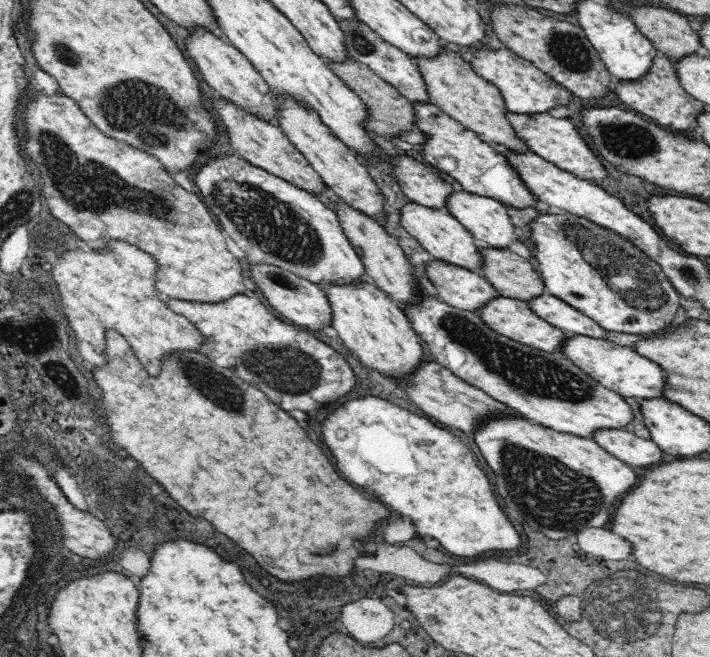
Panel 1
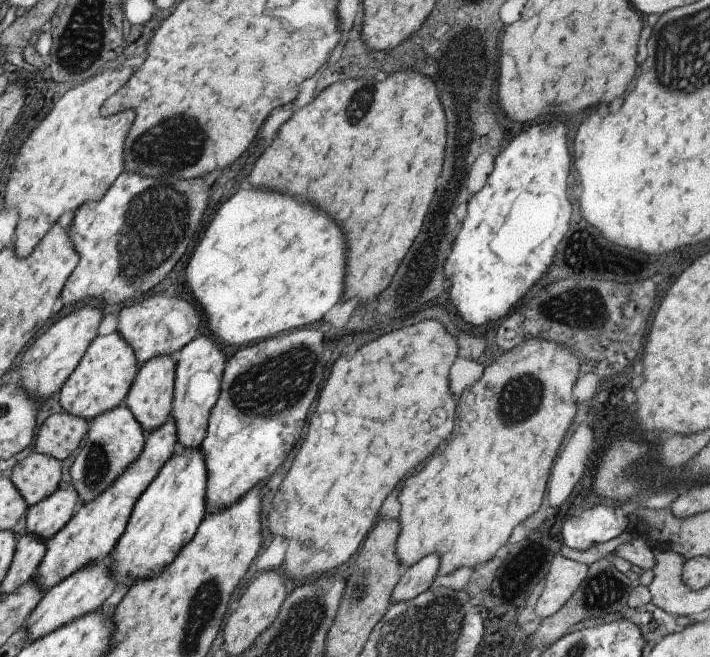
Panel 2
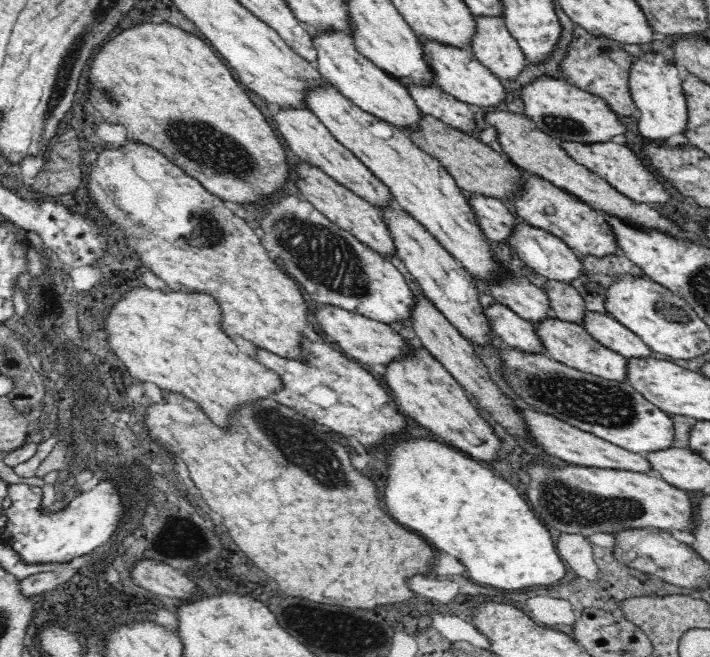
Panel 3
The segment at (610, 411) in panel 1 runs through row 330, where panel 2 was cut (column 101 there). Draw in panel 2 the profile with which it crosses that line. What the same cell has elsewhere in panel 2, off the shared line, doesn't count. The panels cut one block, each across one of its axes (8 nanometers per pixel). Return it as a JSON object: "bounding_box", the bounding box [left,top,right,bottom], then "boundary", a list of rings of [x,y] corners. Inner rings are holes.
{"bounding_box":[69,405,145,506],"boundary":[[[123,405],[96,416],[88,424],[83,448],[79,450],[79,454],[77,454],[69,469],[70,488],[75,491],[78,502],[81,503],[79,506],[92,501],[97,495],[100,495],[112,486],[114,480],[121,476],[128,465],[133,463],[141,454],[145,439],[141,427],[137,424],[129,410],[127,410],[127,407]]]}

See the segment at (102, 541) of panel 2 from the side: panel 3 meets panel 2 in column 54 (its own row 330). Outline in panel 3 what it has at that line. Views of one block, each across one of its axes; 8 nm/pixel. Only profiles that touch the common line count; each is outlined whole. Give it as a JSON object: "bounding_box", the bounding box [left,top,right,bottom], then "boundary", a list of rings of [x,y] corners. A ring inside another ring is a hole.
{"bounding_box":[532,317,626,381],"boundary":[[[558,317],[542,318],[532,322],[534,331],[540,337],[544,352],[552,359],[582,372],[595,374],[606,380],[626,381],[626,357],[600,344],[580,324],[560,320]]]}

